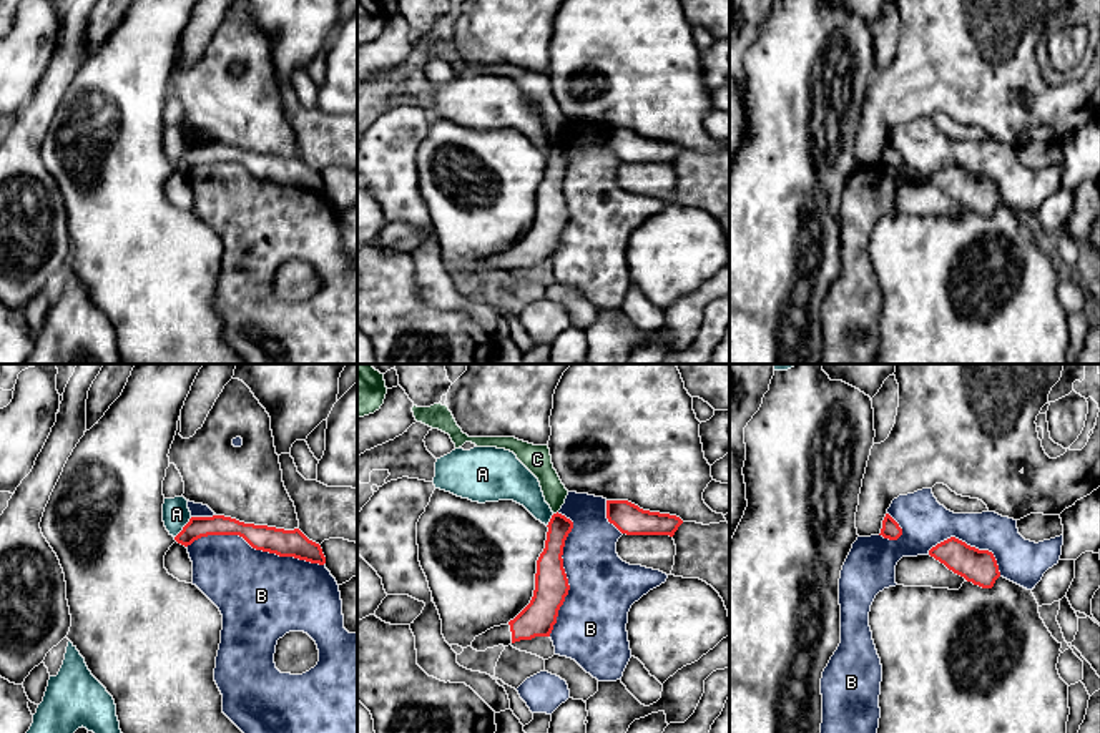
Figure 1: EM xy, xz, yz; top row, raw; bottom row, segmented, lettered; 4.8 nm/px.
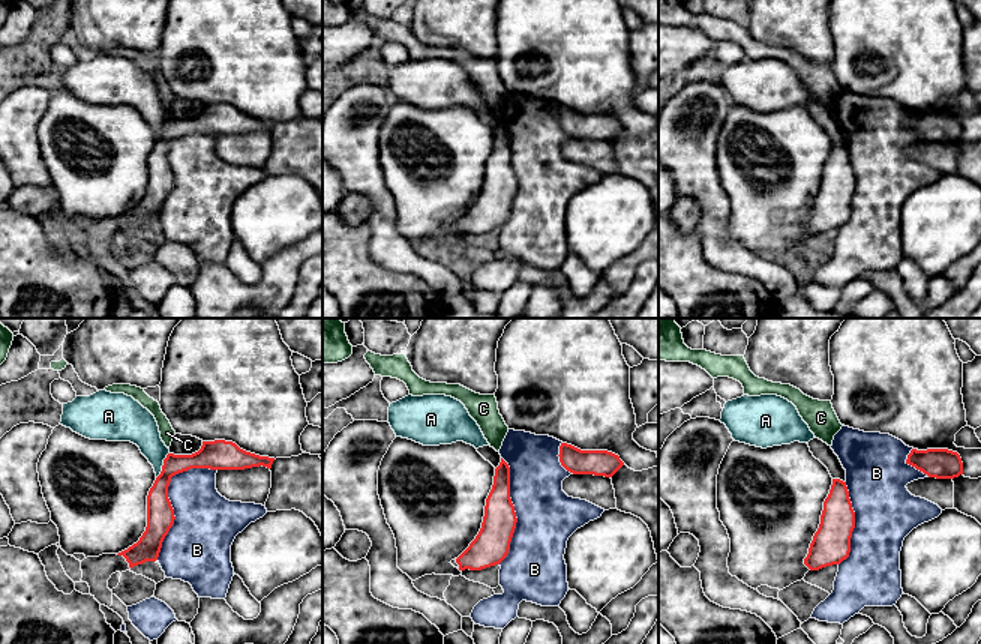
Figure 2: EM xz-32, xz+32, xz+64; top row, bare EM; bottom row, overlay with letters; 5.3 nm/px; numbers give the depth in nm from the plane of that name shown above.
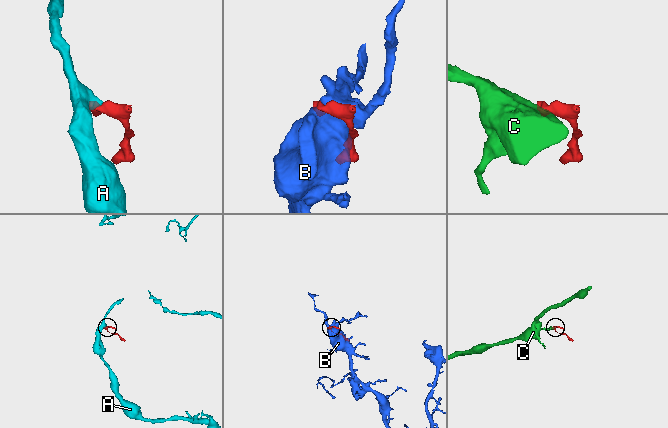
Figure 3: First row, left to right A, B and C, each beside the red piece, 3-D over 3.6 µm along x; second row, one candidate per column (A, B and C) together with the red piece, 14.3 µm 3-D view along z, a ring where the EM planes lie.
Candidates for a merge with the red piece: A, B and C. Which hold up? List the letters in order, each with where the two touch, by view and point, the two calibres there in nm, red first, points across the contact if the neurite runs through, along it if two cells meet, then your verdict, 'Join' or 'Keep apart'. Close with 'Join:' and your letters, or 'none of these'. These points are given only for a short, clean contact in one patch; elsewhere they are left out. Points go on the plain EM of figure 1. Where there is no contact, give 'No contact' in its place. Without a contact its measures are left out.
A: Touches red at xy (183, 155). Thickness 100 nm (red) against 130 nm. Boundary: xy (191, 145), (175, 165). Keep apart
B: Touches red at xy (255, 175). Thickness 130 nm (red) against 420 nm. Keep apart
C: Touches red at xz (557, 140). Thickness 120 nm (red) against 110 nm. Boundary: xz (557, 138), (554, 142). Keep apart
Join: none of these

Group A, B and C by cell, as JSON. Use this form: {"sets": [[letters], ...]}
{"sets": [["A"], ["B"], ["C"]]}

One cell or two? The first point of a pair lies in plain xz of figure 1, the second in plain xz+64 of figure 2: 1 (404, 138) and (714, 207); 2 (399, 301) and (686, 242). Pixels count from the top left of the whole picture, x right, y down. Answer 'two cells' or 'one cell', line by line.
1: one cell
2: one cell

